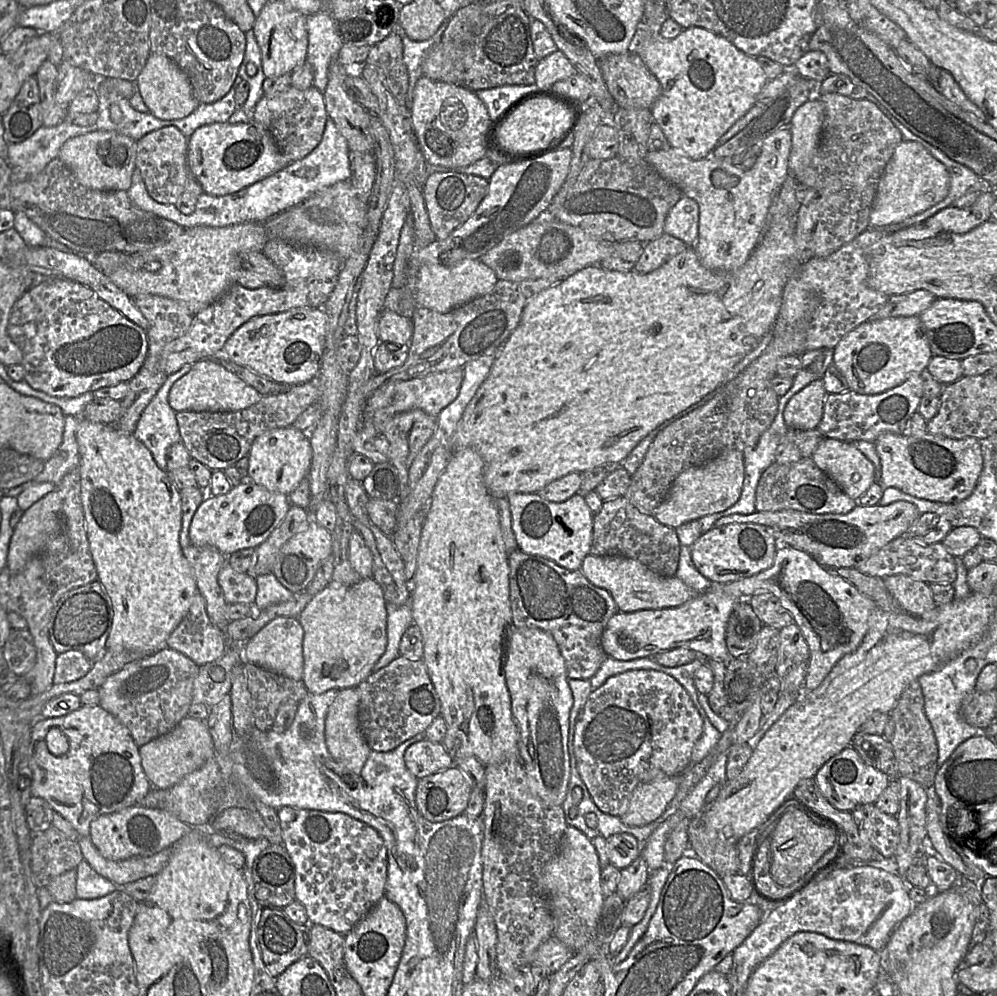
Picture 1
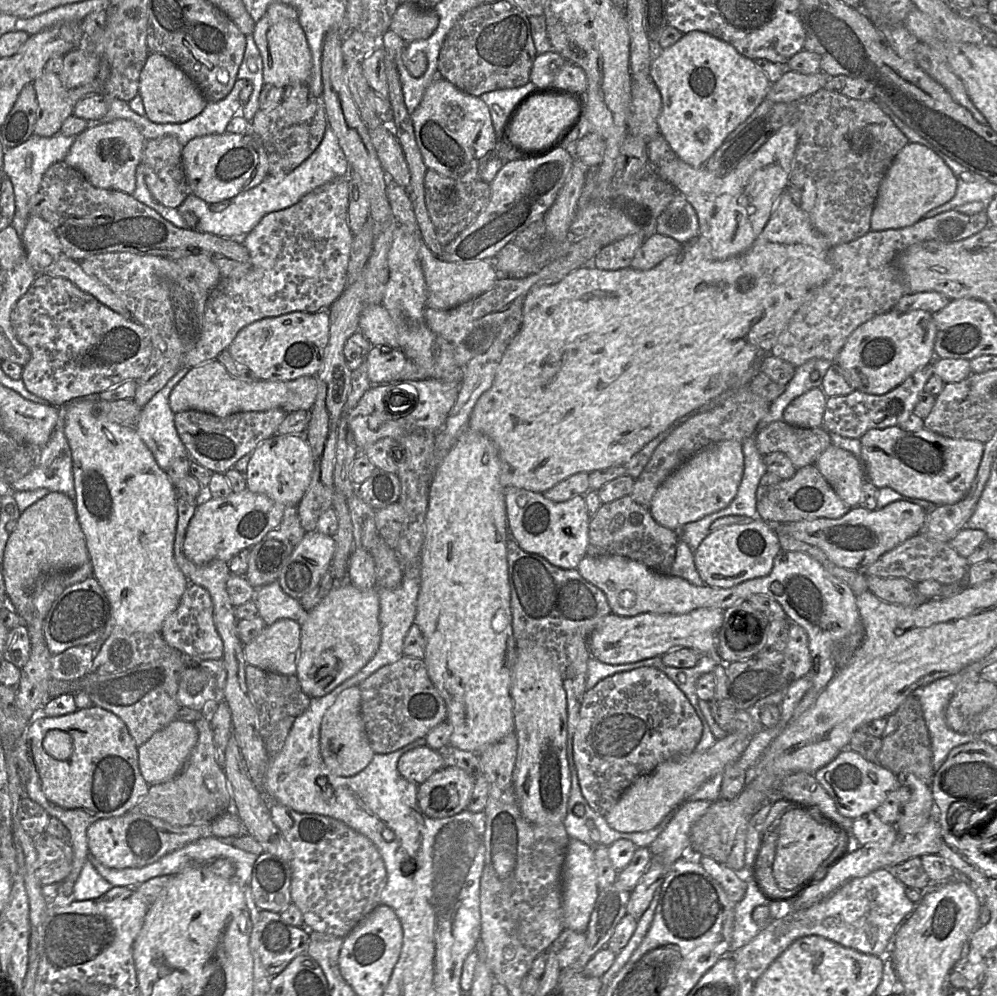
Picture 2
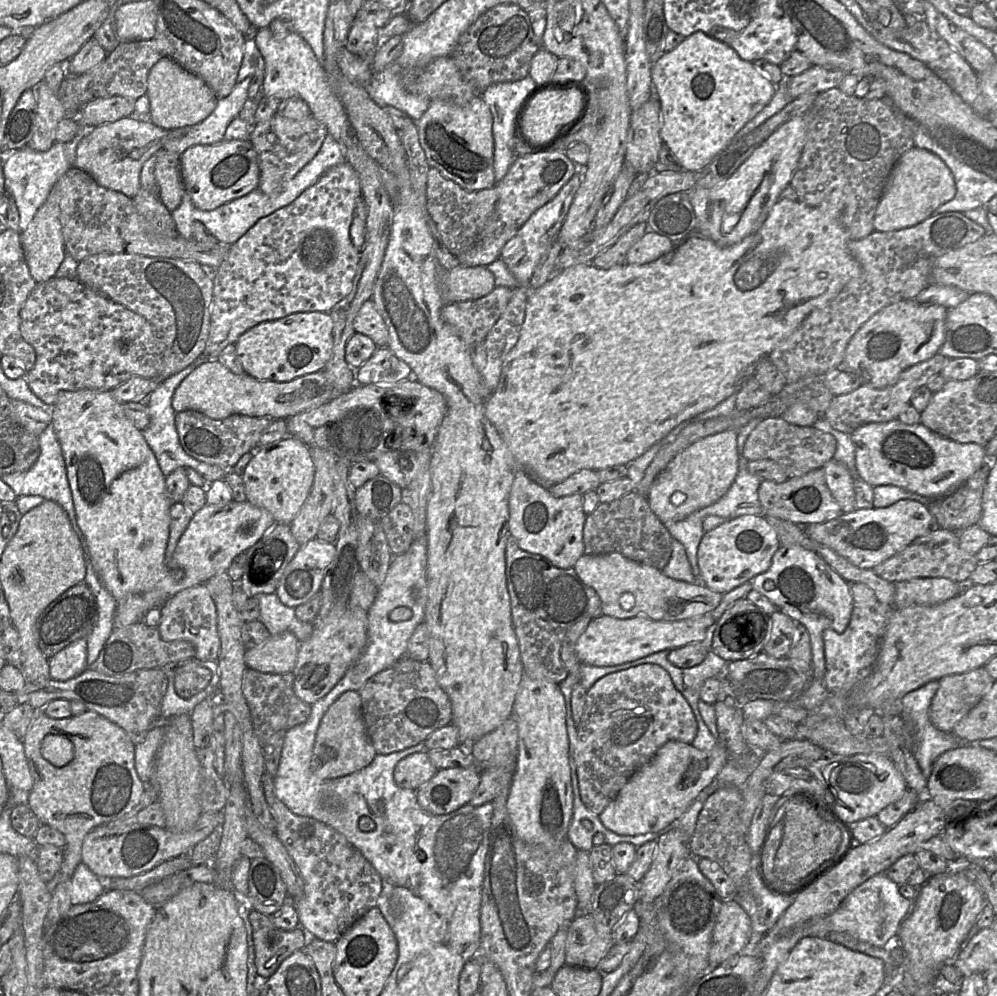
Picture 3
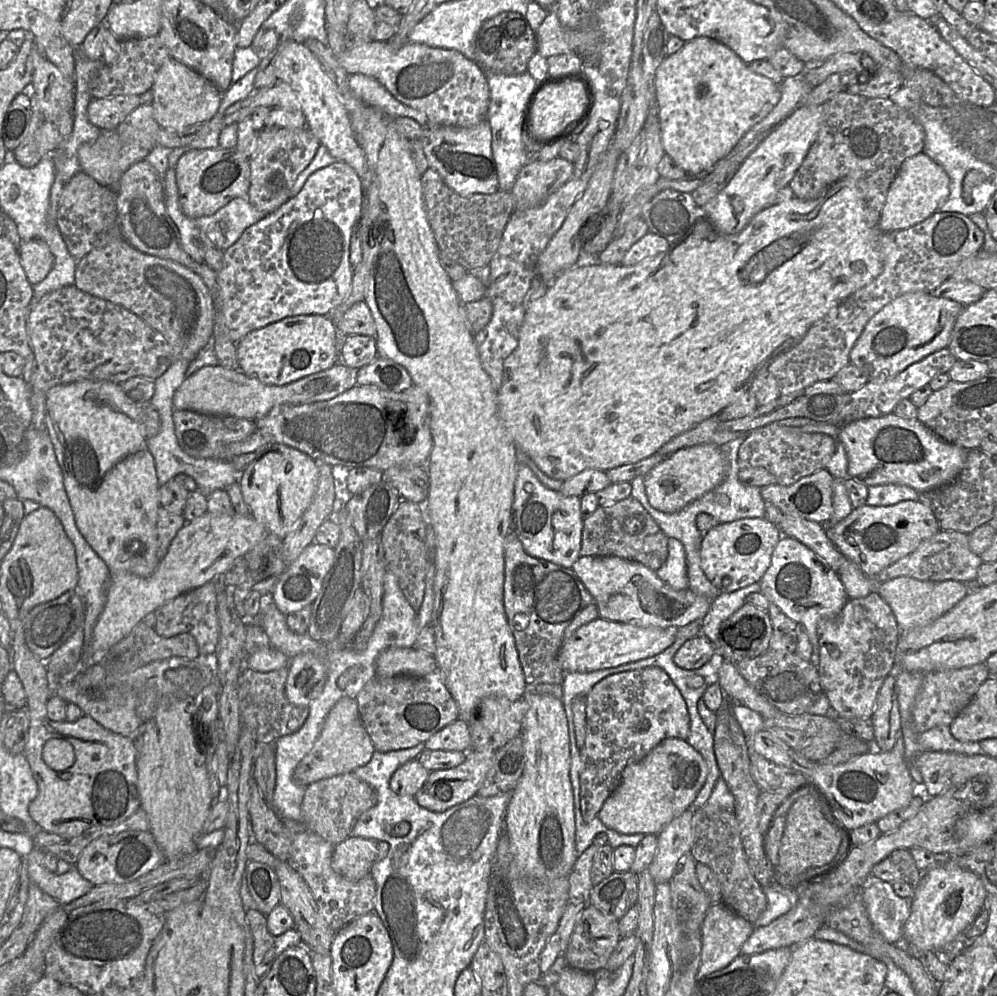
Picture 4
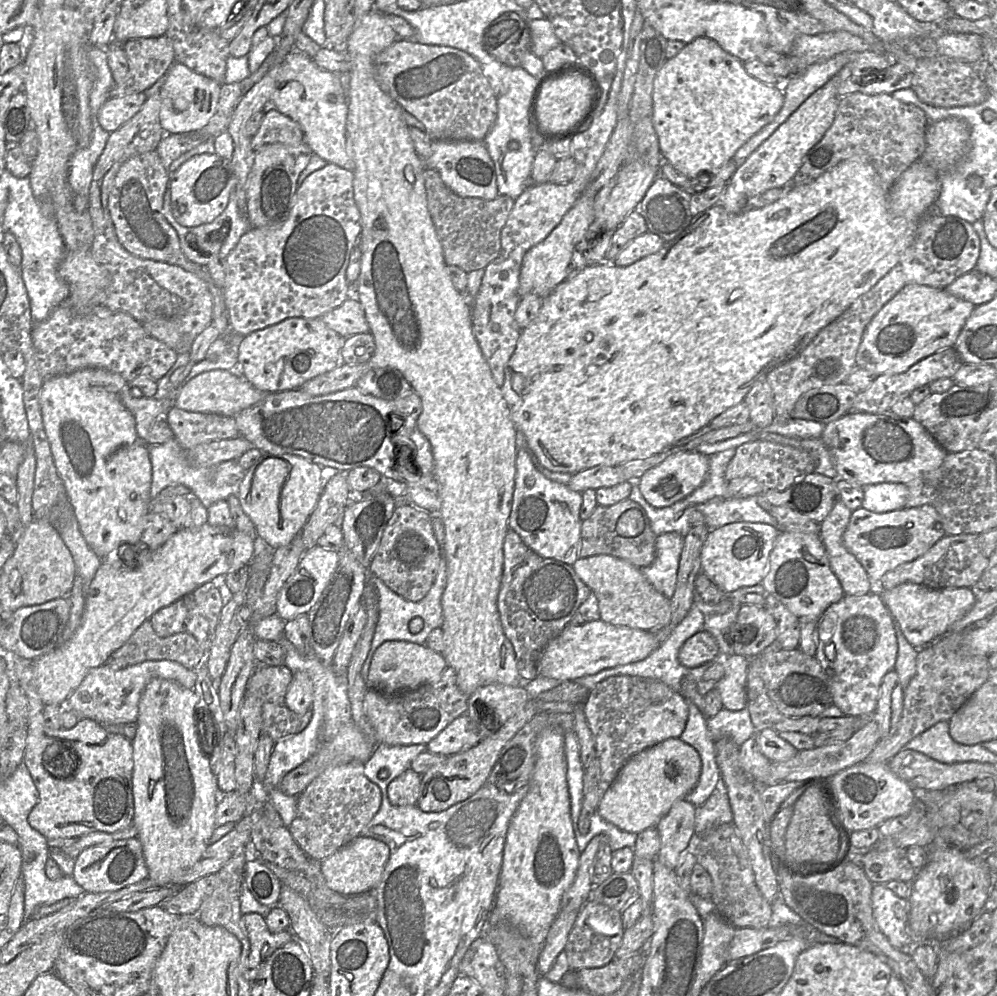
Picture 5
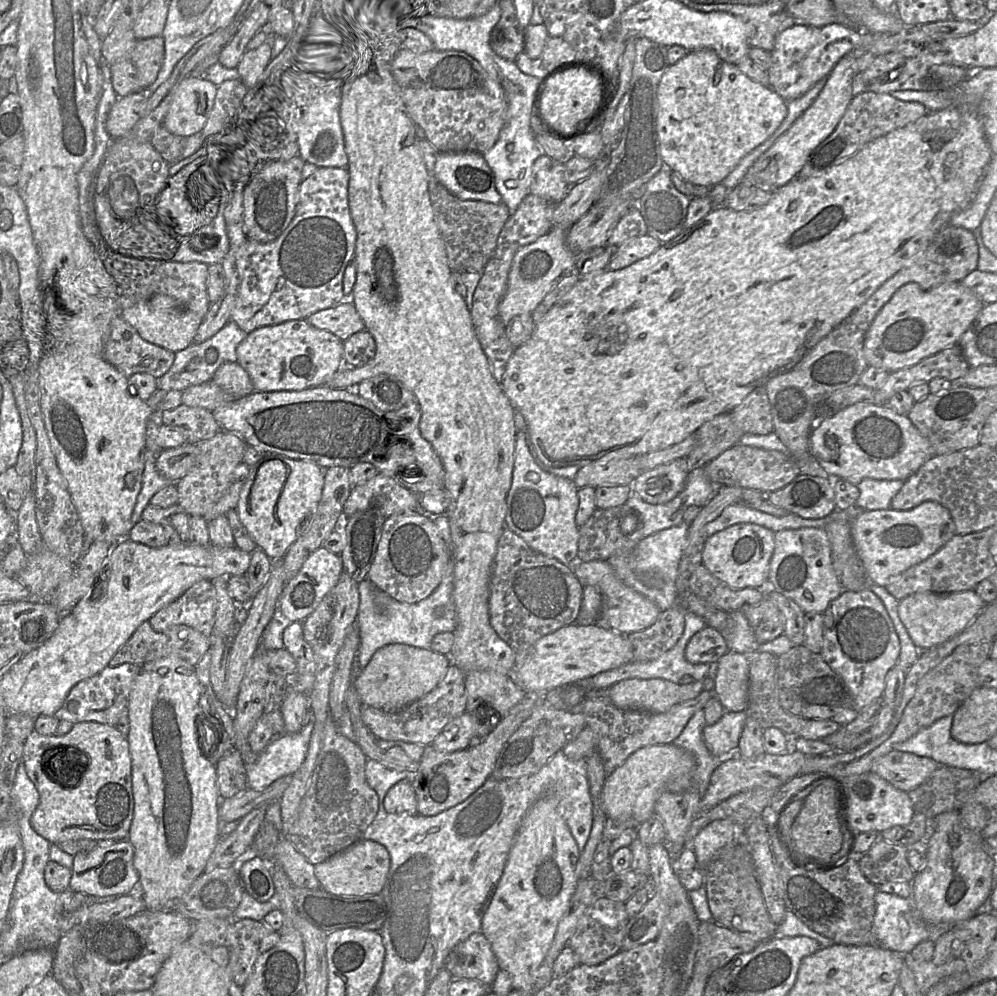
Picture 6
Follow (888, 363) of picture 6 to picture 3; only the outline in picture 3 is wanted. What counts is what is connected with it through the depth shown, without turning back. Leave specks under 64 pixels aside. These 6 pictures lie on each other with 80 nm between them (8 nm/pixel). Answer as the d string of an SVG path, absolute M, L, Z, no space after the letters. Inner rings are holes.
M914 299L893 303L874 314L849 341L844 357L844 363L854 369L862 381L876 389L893 385L900 374L907 368L929 360L939 353L946 339L946 319L948 309L938 304L920 304Z

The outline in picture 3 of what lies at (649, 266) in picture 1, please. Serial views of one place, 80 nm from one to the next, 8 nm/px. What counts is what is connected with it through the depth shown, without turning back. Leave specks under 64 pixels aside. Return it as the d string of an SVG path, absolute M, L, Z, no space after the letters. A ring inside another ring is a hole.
M647 231L626 254L627 264L648 264L670 252L675 243L667 236Z

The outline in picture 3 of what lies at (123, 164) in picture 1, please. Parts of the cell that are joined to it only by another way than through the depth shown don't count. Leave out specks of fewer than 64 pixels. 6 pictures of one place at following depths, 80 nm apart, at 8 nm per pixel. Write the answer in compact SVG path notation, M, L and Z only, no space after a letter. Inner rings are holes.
M129 116L91 128L77 145L74 167L86 172L99 186L120 192L132 199L140 188L139 175L143 163L163 148L168 135L173 131L175 129L165 130L149 120L138 121Z

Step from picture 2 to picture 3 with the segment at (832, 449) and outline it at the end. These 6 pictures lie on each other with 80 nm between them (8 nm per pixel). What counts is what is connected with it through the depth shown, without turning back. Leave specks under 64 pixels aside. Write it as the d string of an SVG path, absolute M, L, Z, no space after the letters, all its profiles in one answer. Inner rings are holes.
M832 458L822 469L826 483L832 496L837 501L843 514L855 510L854 480L848 468L841 462Z

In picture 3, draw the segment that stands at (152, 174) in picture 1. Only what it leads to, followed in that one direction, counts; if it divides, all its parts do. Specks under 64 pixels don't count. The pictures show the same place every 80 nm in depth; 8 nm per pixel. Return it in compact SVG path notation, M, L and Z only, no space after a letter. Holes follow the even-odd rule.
M159 149L155 154L154 177L160 201L171 212L181 203L185 194L180 174L180 155Z

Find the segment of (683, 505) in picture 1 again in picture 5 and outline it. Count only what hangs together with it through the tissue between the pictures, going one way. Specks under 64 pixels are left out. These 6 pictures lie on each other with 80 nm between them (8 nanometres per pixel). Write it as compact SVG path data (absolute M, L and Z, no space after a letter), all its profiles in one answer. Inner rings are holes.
M682 451L667 457L646 471L639 479L639 488L645 500L656 508L664 508L684 499L702 485L709 470L709 457L698 451Z

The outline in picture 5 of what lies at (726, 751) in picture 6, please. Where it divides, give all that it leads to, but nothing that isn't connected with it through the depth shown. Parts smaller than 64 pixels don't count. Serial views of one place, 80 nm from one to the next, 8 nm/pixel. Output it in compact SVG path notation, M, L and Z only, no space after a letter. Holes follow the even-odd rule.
M722 708L716 716L707 718L706 726L714 742L728 737L738 746L757 732L747 708L740 711Z

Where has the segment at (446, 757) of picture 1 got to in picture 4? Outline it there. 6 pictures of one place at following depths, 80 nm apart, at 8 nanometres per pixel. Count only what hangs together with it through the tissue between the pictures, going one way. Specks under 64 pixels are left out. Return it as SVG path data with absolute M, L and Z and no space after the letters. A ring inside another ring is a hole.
M418 759L410 760L400 766L390 779L391 790L400 796L414 797L426 782L430 771Z

